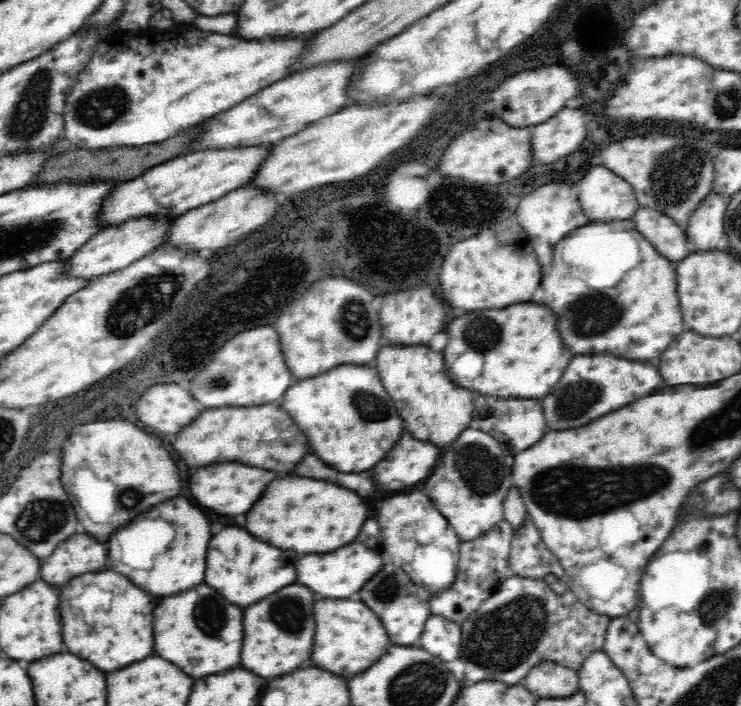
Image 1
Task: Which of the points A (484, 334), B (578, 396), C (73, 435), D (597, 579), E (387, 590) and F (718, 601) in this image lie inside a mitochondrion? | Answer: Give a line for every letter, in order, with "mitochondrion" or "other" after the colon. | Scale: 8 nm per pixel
A: mitochondrion
B: mitochondrion
C: other
D: other
E: mitochondrion
F: mitochondrion

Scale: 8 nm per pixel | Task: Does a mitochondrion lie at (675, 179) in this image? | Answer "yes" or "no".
yes

